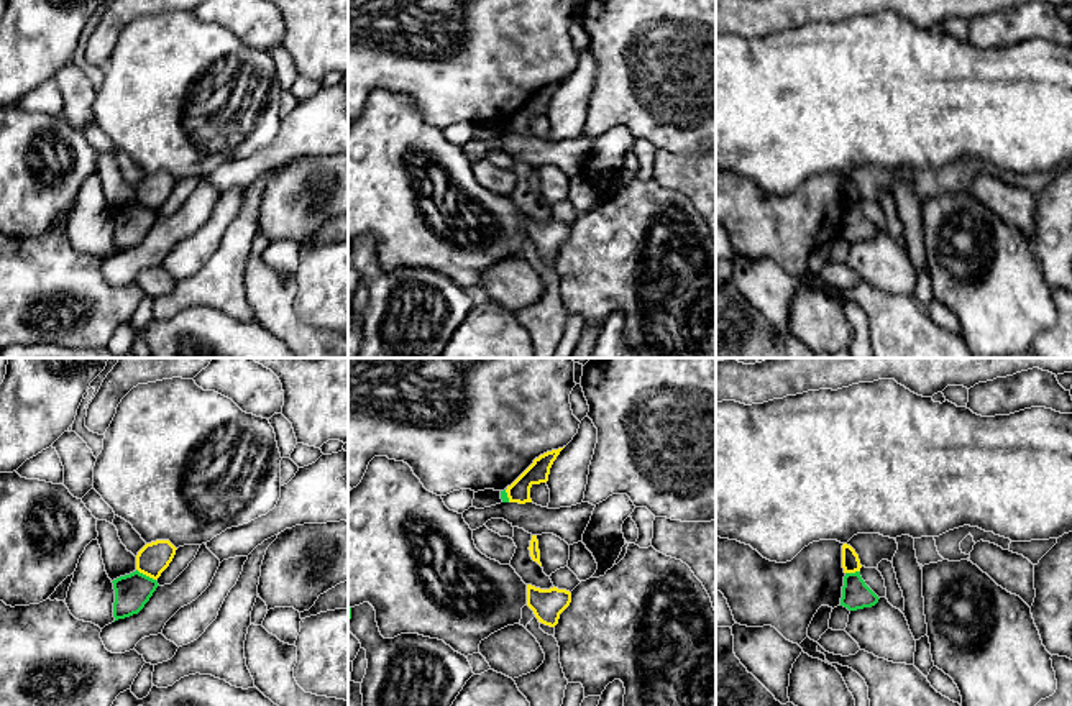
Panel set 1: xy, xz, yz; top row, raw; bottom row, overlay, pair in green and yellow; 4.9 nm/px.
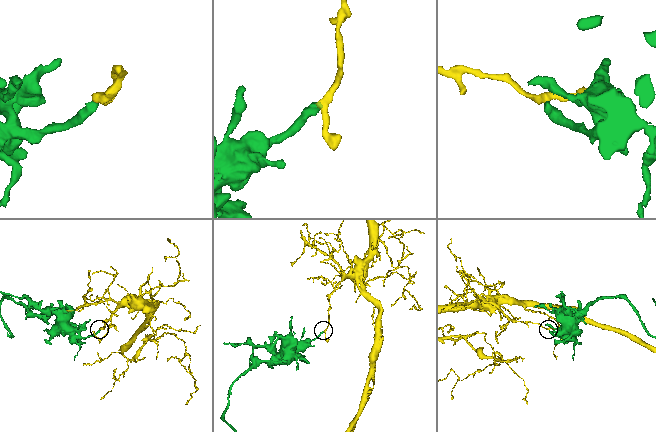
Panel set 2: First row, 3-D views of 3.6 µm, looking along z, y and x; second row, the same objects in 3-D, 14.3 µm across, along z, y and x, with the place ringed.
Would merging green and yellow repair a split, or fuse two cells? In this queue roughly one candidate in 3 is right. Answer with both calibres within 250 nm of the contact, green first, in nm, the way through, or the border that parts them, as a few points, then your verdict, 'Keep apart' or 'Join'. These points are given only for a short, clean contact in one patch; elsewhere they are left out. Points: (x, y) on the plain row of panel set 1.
Thickness 180 nm (green) against 160 nm. Boundary: xy (137, 201), (155, 212). Keep apart

